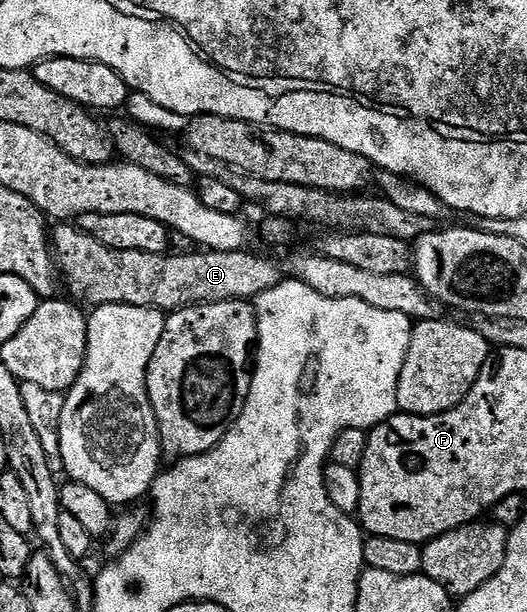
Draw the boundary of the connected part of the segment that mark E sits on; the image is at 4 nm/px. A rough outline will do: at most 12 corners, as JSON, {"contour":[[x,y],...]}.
{"contour":[[73,222],[57,270],[90,309],[253,301],[284,279],[249,250],[121,251]]}

